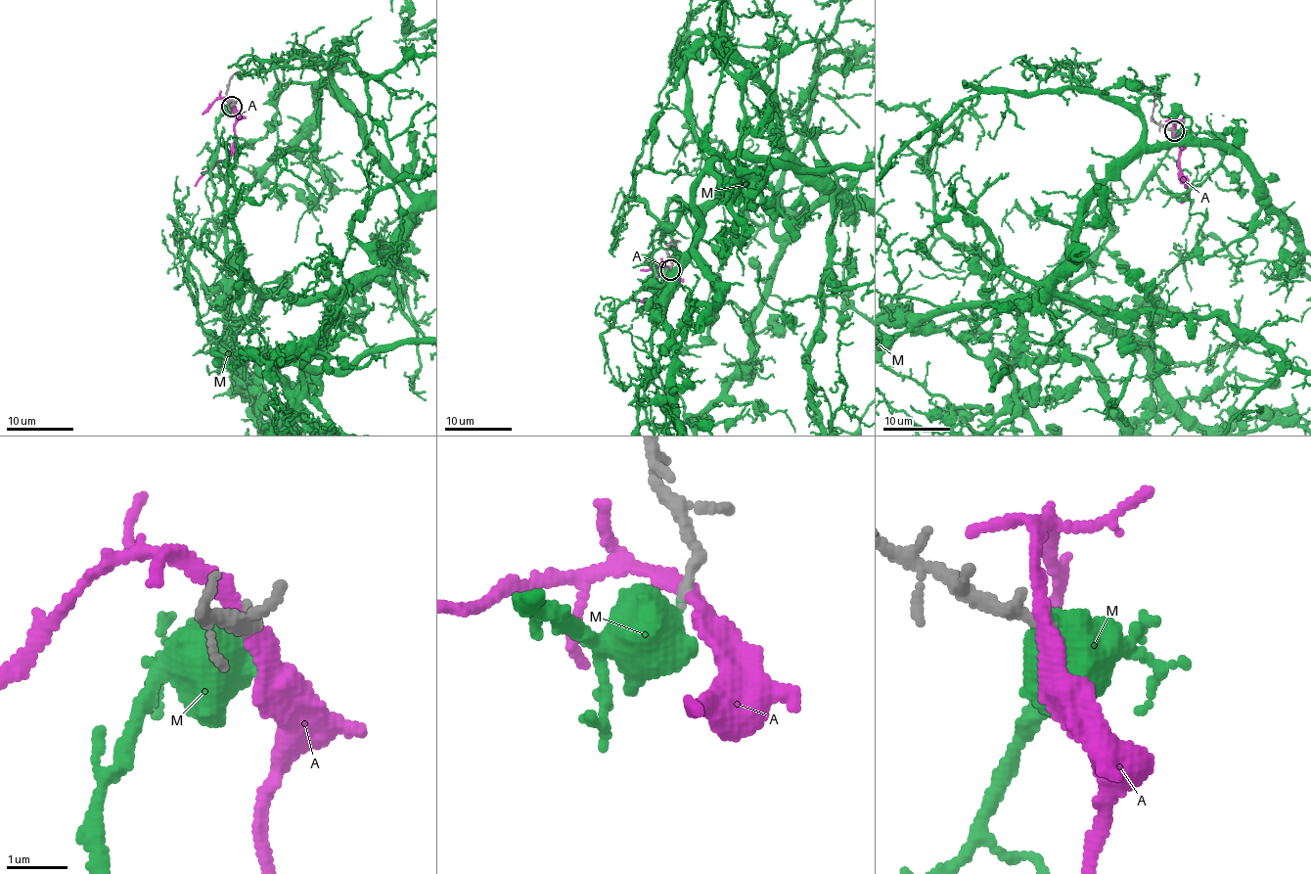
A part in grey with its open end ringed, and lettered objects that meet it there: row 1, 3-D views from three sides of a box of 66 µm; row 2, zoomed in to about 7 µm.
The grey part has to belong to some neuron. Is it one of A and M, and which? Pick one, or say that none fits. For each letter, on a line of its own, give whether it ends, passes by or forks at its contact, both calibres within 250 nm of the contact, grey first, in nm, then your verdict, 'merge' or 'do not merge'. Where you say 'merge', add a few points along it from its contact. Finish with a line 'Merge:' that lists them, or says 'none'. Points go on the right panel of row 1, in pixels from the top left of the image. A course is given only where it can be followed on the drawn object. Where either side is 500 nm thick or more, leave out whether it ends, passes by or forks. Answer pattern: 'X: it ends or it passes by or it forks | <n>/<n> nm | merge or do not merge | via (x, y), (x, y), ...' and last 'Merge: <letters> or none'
A: it passes by | 240/240 nm | do not merge
M: 200/550 nm | merge
Merge: M

